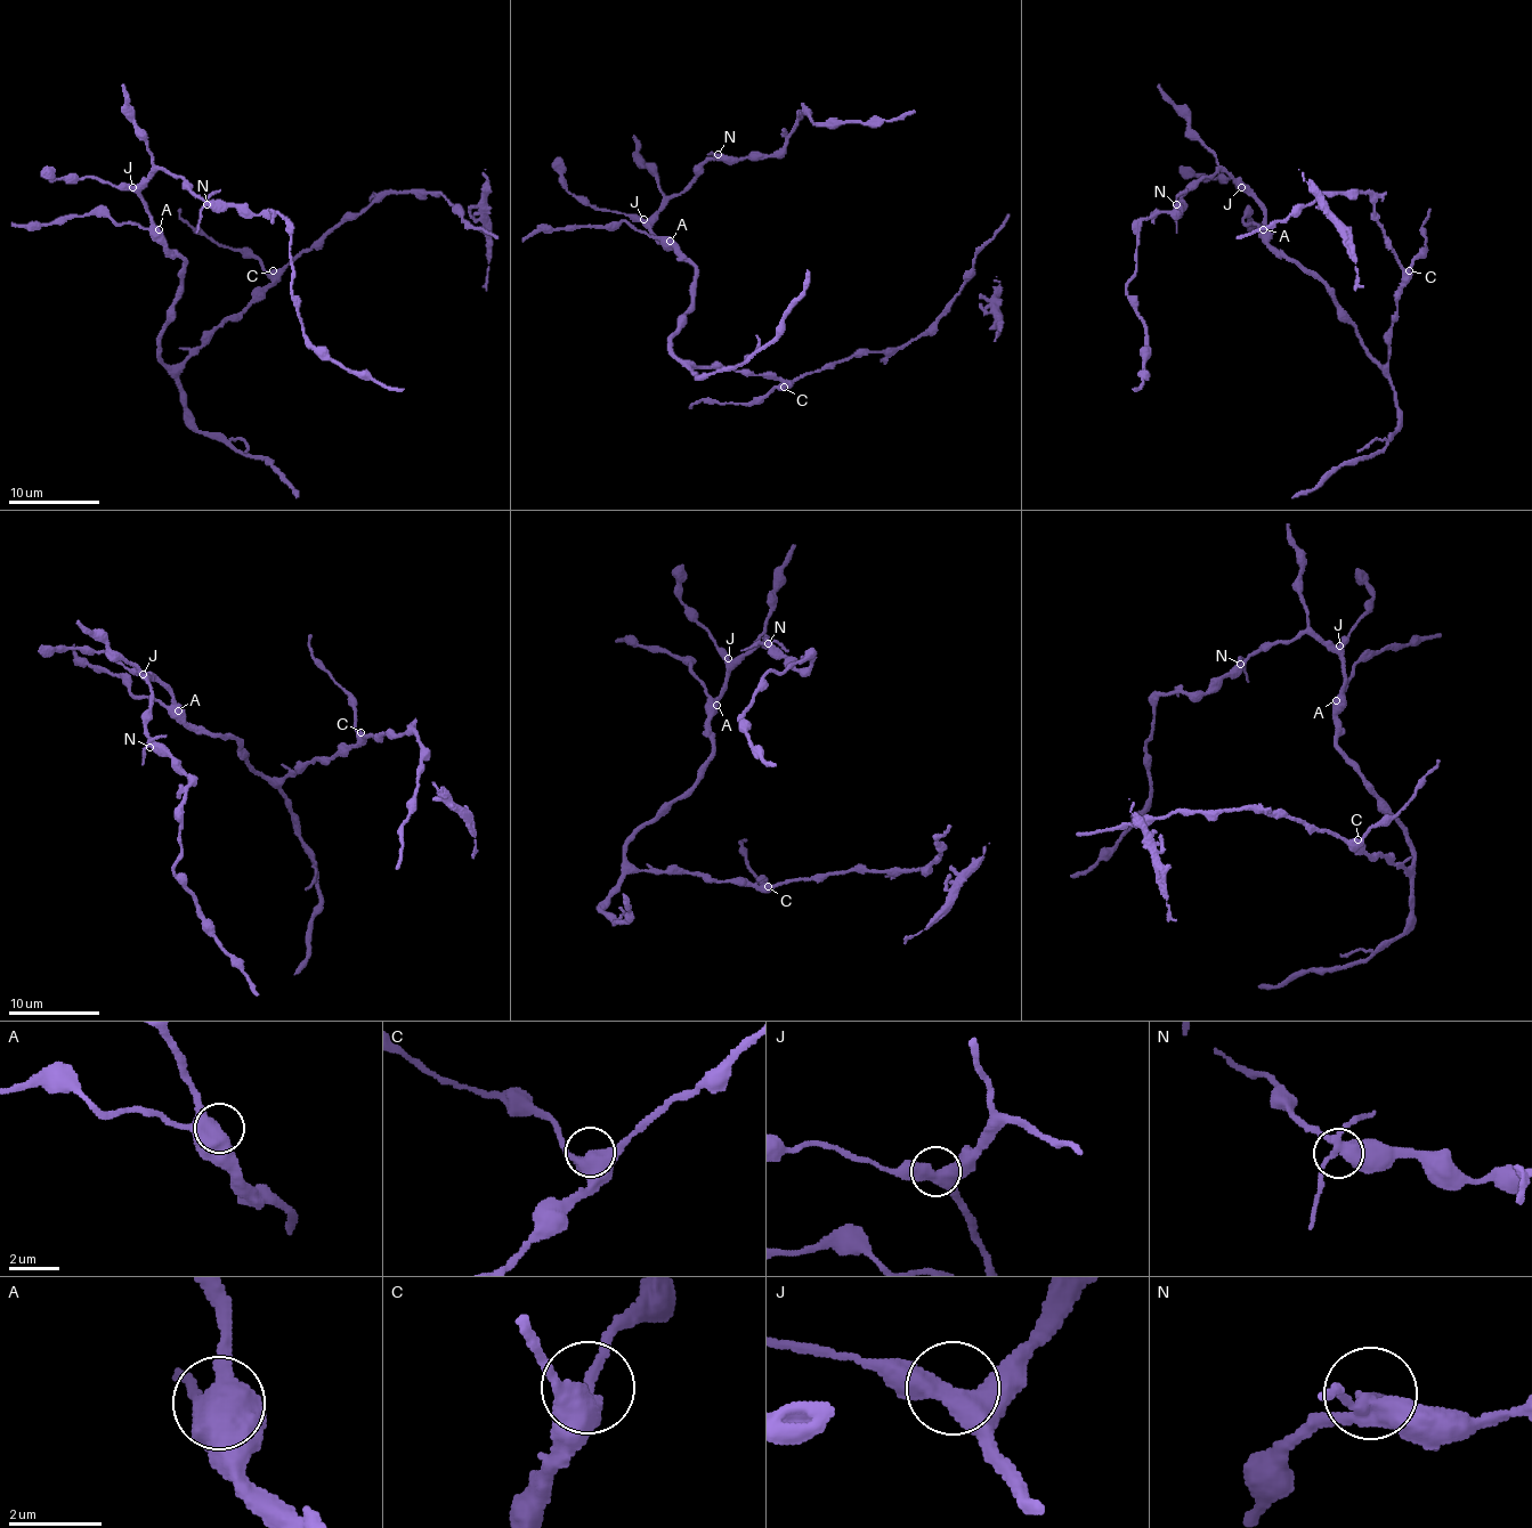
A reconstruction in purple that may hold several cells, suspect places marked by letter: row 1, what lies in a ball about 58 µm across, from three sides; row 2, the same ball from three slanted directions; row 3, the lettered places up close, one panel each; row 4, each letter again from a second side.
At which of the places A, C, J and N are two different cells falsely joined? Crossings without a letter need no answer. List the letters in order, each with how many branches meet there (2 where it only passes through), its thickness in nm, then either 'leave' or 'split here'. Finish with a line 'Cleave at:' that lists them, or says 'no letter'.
A: 3 branches meet; 550 nm thick; leave
C: 3 branches meet; 400 nm thick; leave
J: 2 branches meet; 480 nm thick; leave
N: 4 branches meet; 360 nm thick; leave
Cleave at: no letter

